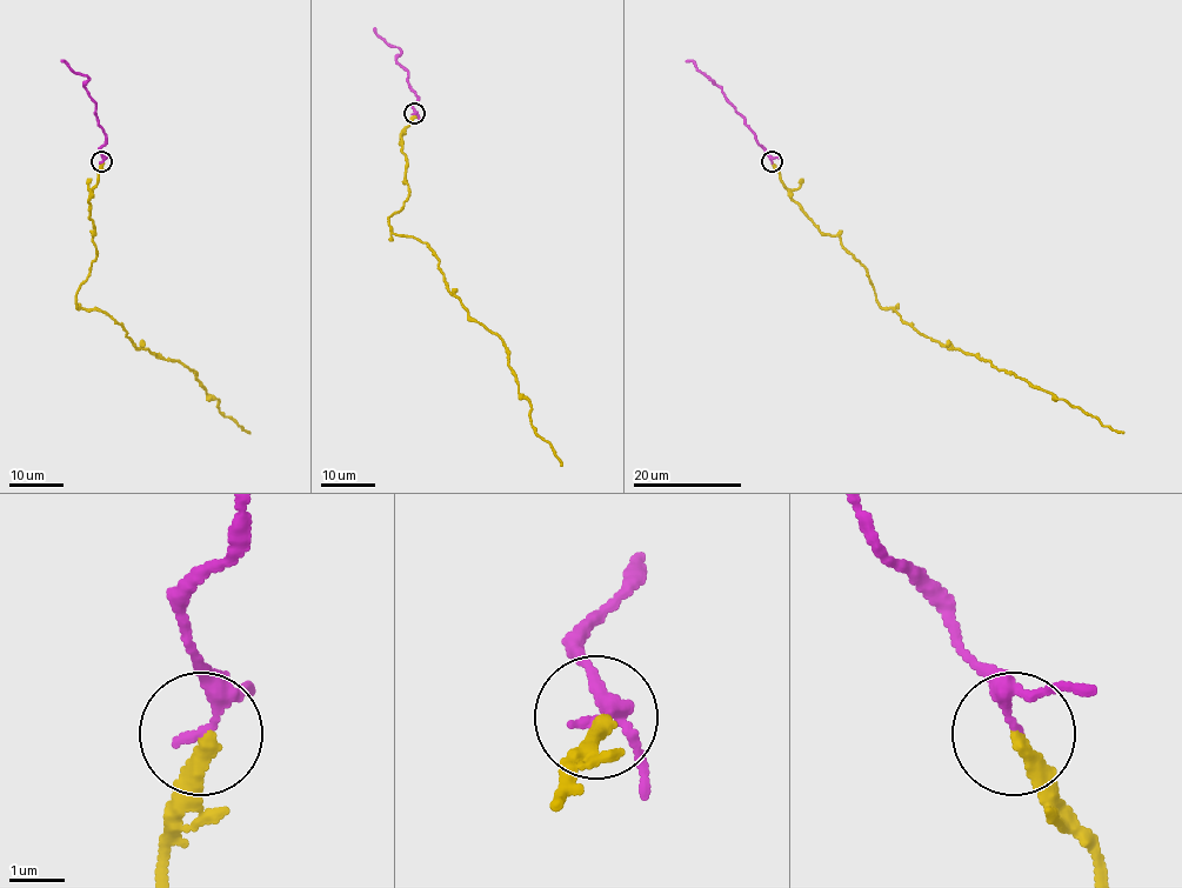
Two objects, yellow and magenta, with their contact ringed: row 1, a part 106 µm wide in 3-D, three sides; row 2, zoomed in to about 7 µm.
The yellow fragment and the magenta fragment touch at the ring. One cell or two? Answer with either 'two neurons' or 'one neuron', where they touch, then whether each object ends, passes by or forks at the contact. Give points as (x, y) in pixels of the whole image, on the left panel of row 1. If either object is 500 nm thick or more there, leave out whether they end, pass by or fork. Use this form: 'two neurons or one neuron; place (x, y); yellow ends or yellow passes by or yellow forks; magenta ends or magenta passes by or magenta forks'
one neuron; place (101, 161); yellow ends; magenta passes by

